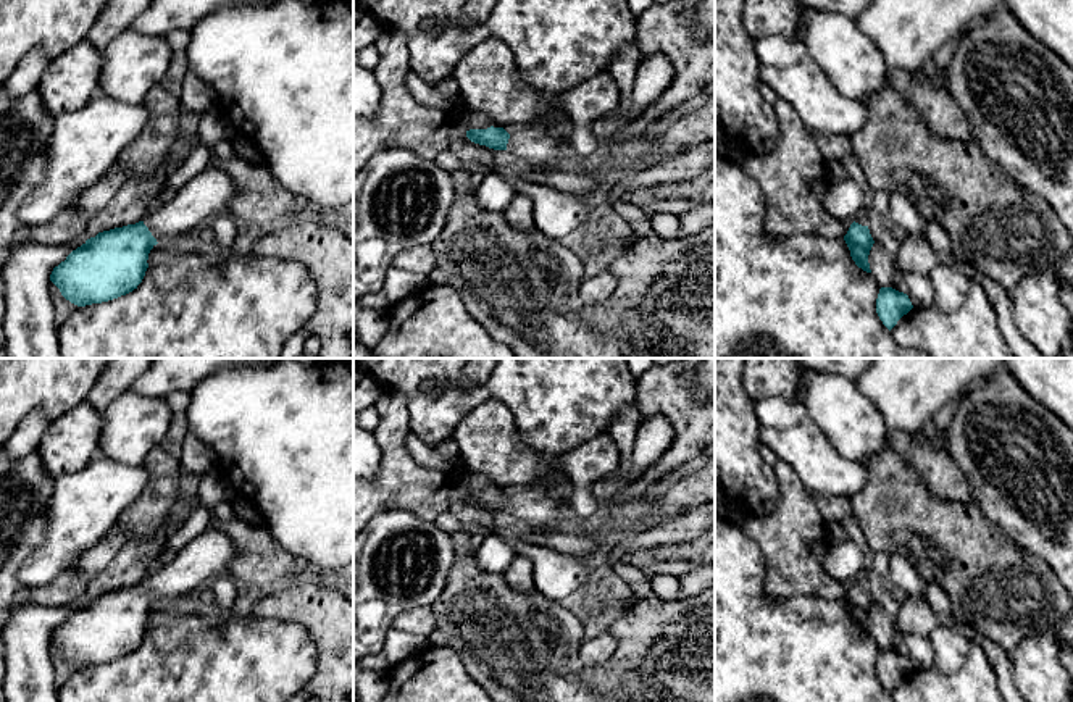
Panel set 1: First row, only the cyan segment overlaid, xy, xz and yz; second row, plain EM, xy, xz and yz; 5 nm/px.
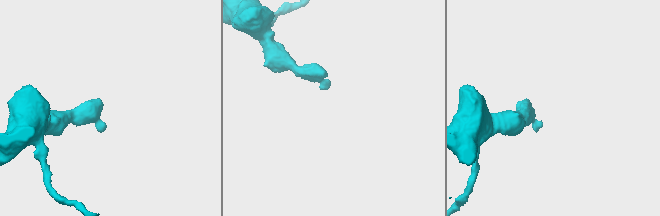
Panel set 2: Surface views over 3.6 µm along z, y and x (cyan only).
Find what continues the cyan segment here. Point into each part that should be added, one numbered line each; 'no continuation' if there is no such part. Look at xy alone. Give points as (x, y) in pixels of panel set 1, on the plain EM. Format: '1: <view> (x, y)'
1: xy (205, 557)

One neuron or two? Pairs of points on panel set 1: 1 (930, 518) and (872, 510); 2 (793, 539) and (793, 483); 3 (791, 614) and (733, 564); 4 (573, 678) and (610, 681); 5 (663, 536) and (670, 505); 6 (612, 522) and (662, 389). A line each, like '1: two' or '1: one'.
1: one
2: one
3: one
4: one
5: two
6: one

